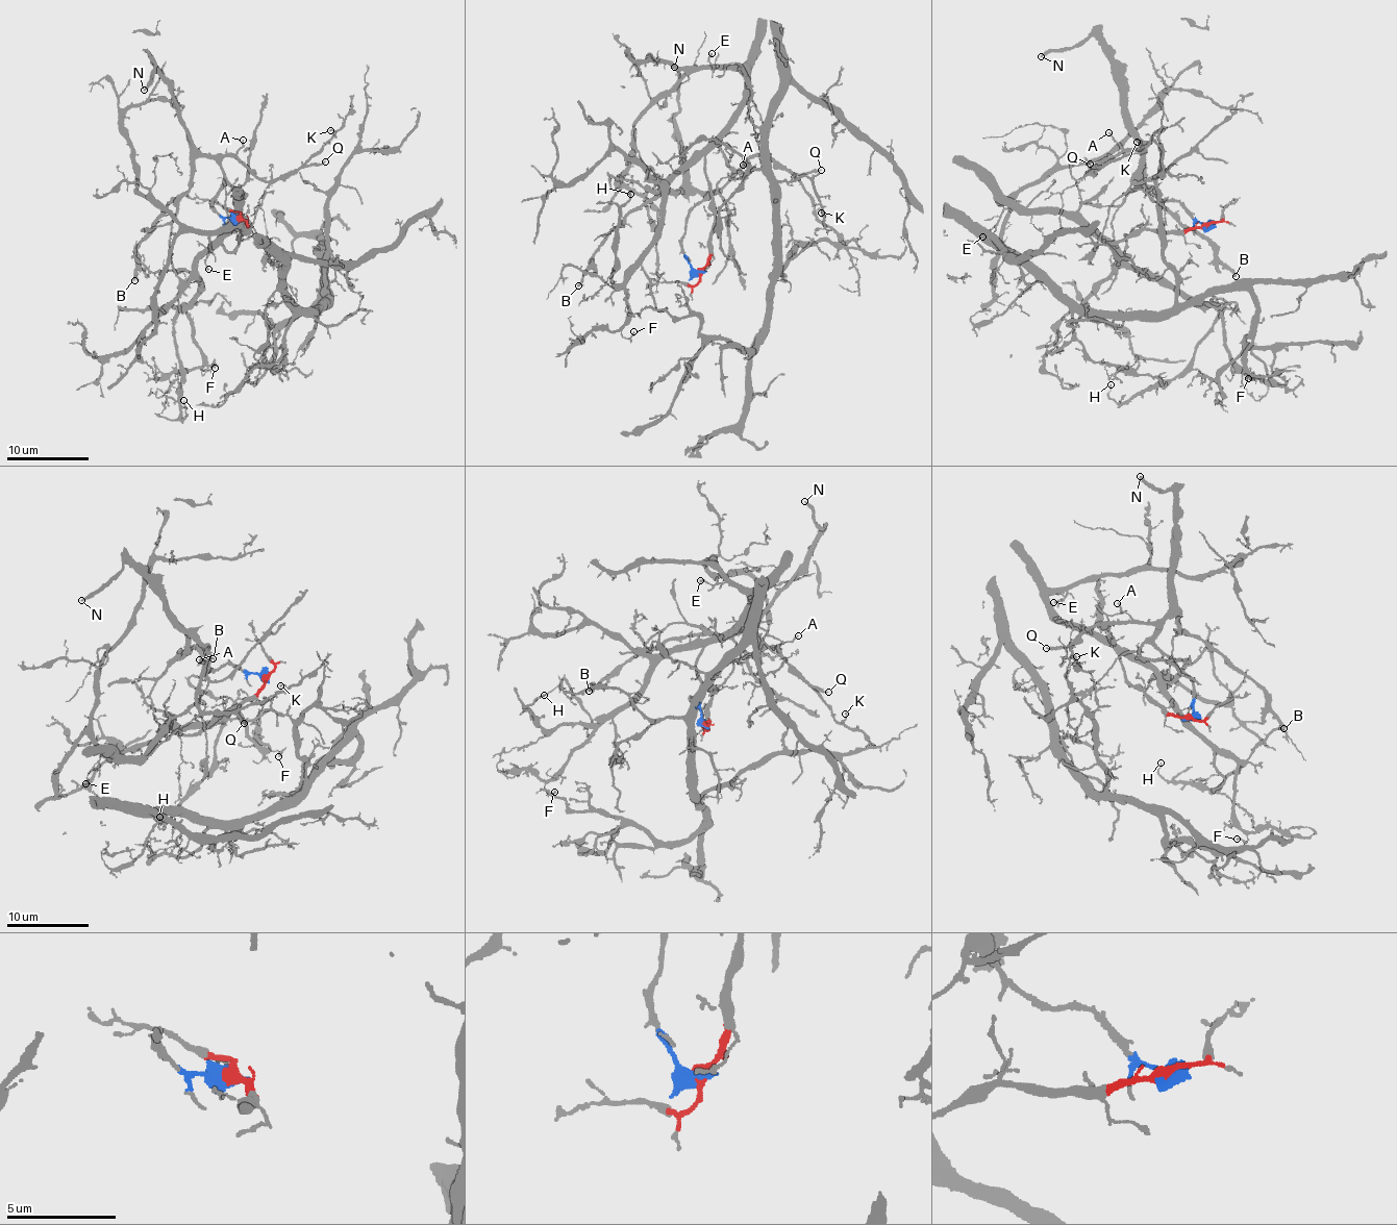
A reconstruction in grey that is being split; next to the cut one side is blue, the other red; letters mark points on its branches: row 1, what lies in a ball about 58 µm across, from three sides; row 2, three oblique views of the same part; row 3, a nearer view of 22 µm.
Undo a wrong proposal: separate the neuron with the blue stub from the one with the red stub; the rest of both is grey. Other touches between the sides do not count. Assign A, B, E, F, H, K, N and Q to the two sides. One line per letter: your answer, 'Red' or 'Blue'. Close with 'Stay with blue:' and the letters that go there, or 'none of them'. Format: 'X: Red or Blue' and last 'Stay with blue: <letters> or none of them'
A: Blue
B: Blue
E: Red
F: Red
H: Red
K: Blue
N: Blue
Q: Blue
Stay with blue: A, B, K, N, Q

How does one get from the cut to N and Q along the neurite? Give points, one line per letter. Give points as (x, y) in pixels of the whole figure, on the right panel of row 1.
N: (1206, 226), (1143, 185), (1144, 154), (1124, 106), (1120, 69), (1097, 39), (1040, 55)
Q: (1206, 226), (1174, 200), (1146, 189), (1139, 151), (1120, 151), (1089, 174), (1098, 168), (1089, 164)

